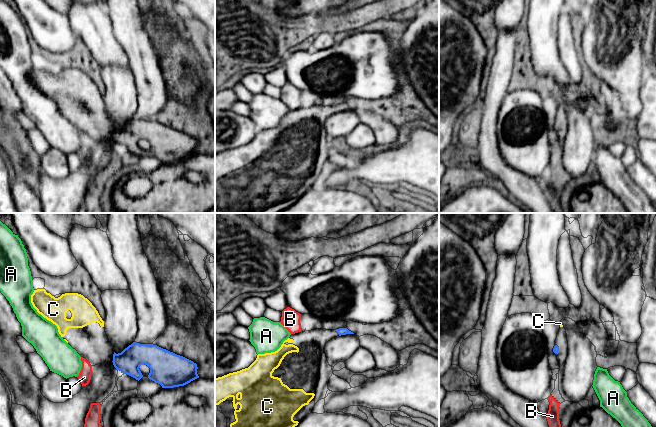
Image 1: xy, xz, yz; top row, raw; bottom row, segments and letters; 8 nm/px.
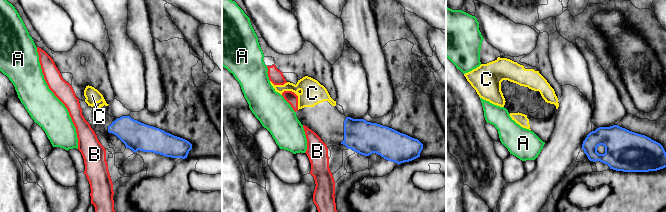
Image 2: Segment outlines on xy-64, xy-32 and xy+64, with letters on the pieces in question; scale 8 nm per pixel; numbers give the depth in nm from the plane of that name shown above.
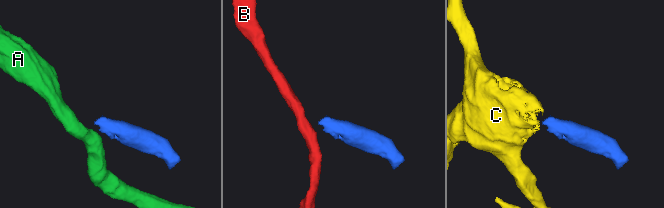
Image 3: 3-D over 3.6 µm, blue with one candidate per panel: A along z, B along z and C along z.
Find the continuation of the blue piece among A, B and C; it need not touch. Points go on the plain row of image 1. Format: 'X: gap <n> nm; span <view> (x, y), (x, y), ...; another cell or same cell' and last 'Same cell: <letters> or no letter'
A: gap 240 nm; span xy (112, 137), (81, 137); another cell
B: gap 170 nm; span xy (112, 137), (91, 142); another cell
C: gap 220 nm; span xy (114, 128), (103, 102); same cell
Same cell: C

